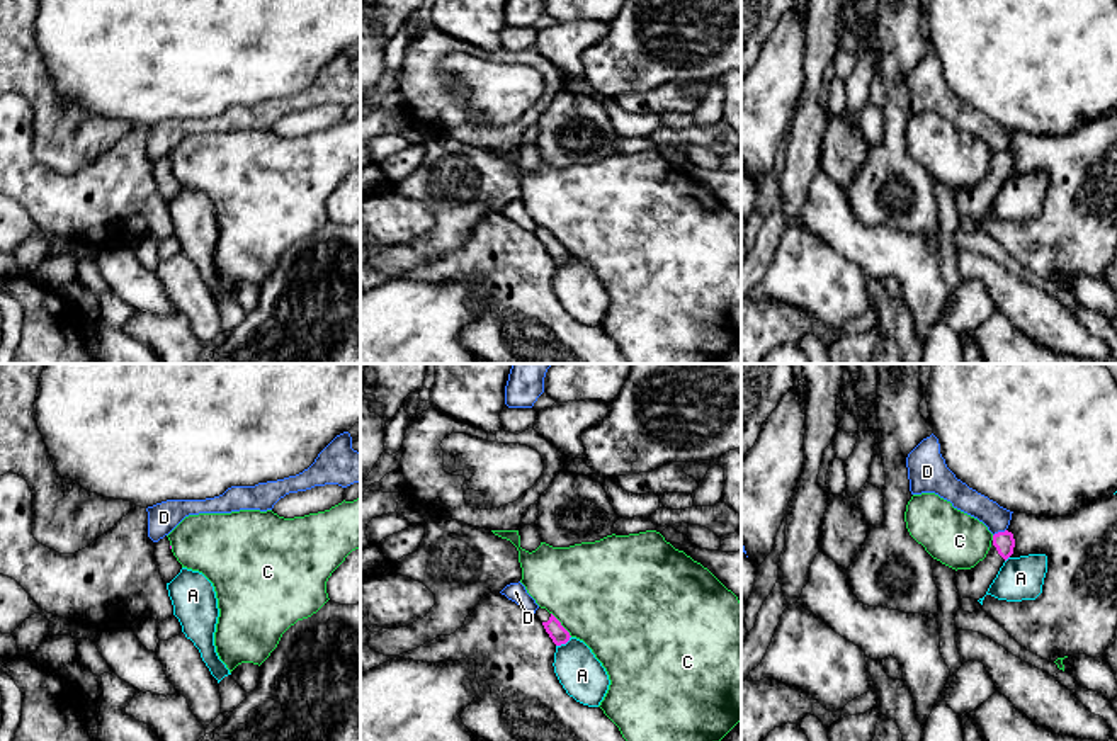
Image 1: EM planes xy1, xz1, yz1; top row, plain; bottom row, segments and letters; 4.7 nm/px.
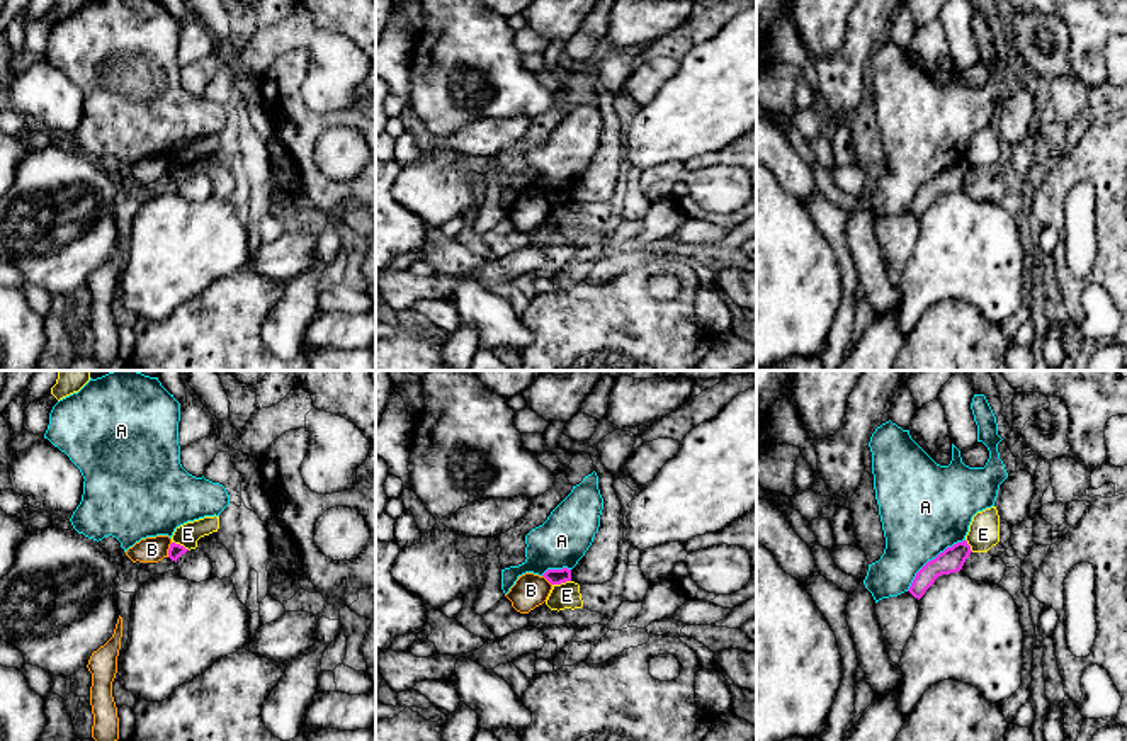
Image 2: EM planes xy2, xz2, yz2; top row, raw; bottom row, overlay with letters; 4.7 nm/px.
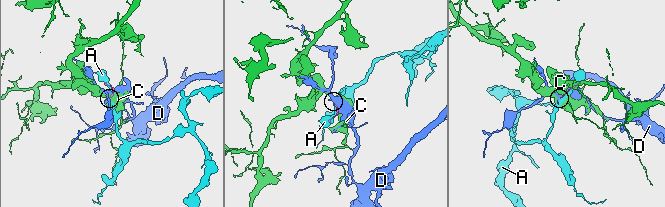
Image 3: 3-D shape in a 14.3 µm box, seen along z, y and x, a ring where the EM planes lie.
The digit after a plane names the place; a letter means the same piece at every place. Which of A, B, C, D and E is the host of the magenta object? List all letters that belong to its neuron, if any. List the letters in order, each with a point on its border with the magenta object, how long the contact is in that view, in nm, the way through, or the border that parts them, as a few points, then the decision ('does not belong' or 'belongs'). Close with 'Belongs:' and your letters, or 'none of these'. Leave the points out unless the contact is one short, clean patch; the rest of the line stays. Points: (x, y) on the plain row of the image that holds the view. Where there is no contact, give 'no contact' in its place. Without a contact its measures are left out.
A: yz2 (932, 179) | 380 nm | does not belong
B: xy2 (169, 169) | 80 nm | along xy2 (172, 162), (167, 175) | does not belong
C: xz1 (560, 243) | 160 nm | does not belong
D: yz1 (998, 152) | 70 nm | does not belong
E: xz2 (561, 201) | 90 nm | along xz2 (570, 199), (553, 204) | does not belong
Belongs: none of these

